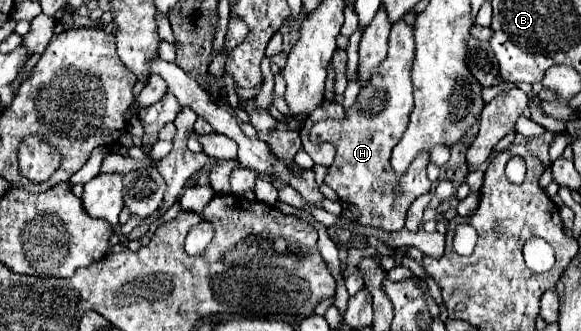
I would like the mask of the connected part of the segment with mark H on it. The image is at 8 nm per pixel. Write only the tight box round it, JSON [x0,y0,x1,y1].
[311,21,431,231]

